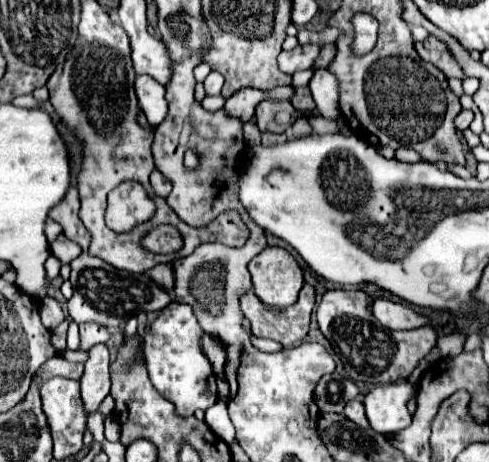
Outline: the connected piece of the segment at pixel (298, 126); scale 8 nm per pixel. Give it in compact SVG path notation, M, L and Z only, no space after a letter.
M299 116L299 118L293 122L293 126L291 126L291 134L293 134L295 138L305 136L305 134L311 134L311 124L309 124L309 118L307 118L307 116Z

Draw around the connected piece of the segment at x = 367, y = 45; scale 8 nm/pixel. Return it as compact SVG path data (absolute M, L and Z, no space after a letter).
M355 14L353 24L355 24L355 42L353 42L355 52L367 54L377 40L377 22L369 14Z

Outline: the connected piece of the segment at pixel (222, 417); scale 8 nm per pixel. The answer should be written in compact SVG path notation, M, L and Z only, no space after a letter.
M217 402L213 408L205 410L205 422L227 444L231 444L235 440L235 426L231 424L231 418L229 418L229 412L227 412L225 404Z

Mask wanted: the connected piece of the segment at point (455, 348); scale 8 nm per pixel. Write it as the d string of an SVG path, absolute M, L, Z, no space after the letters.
M461 334L441 336L441 338L437 340L439 358L453 358L453 356L461 354L461 352L463 352L463 344L465 344L465 336L461 336Z

